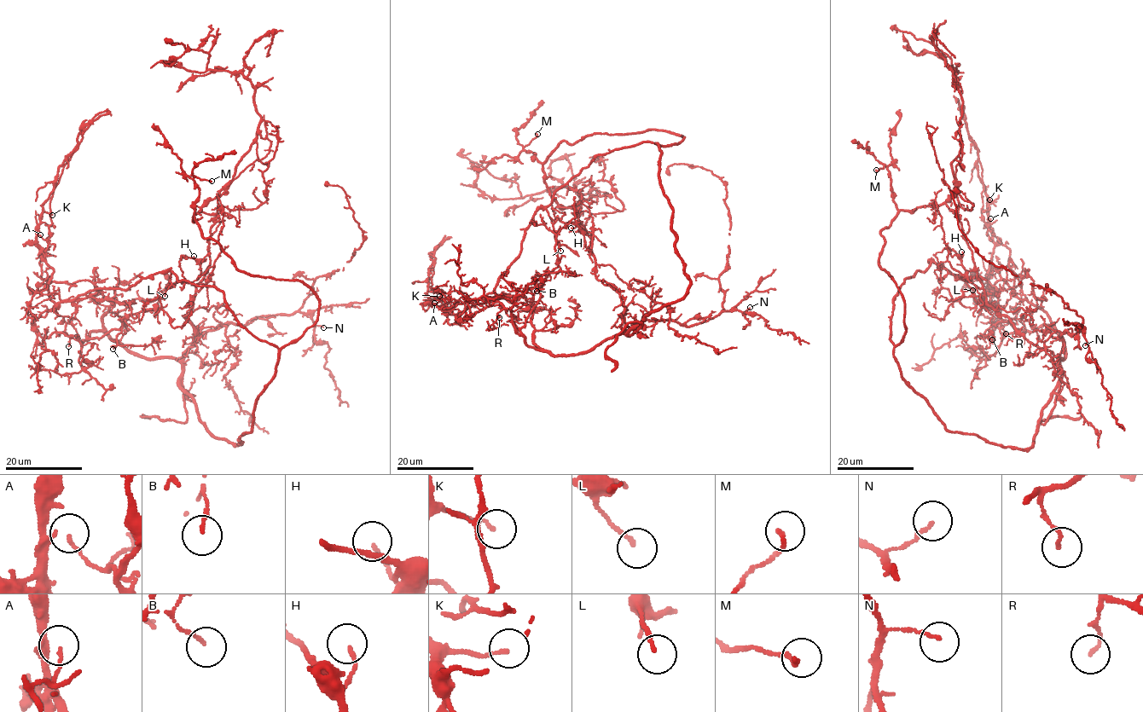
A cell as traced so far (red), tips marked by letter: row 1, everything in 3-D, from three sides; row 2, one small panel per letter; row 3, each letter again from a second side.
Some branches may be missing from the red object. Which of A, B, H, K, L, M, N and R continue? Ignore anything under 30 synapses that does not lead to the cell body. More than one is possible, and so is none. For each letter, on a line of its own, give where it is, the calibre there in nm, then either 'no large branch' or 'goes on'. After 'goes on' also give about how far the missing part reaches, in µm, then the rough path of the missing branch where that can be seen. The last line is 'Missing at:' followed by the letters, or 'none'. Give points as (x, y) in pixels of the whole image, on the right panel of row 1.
A: at (990, 218); 70 nm thick; no large branch
B: at (992, 339); 110 nm thick; no large branch
H: at (961, 251); 110 nm thick; no large branch
K: at (989, 199); 110 nm thick; no large branch
L: at (972, 290); 130 nm thick; no large branch
M: at (876, 170); 150 nm thick; no large branch
N: at (1085, 345); 130 nm thick; no large branch
R: at (1006, 333); 110 nm thick; no large branch
Missing at: none

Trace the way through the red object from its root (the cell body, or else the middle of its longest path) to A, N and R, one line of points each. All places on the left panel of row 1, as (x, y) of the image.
A: (191, 325), (180, 359), (128, 352), (93, 283), (41, 277), (40, 234)
N: (191, 325), (194, 344), (184, 355), (208, 332), (258, 317), (304, 312), (323, 327)
R: (191, 325), (194, 344), (180, 359), (128, 352), (101, 331), (90, 332), (83, 346), (72, 338), (68, 346)

